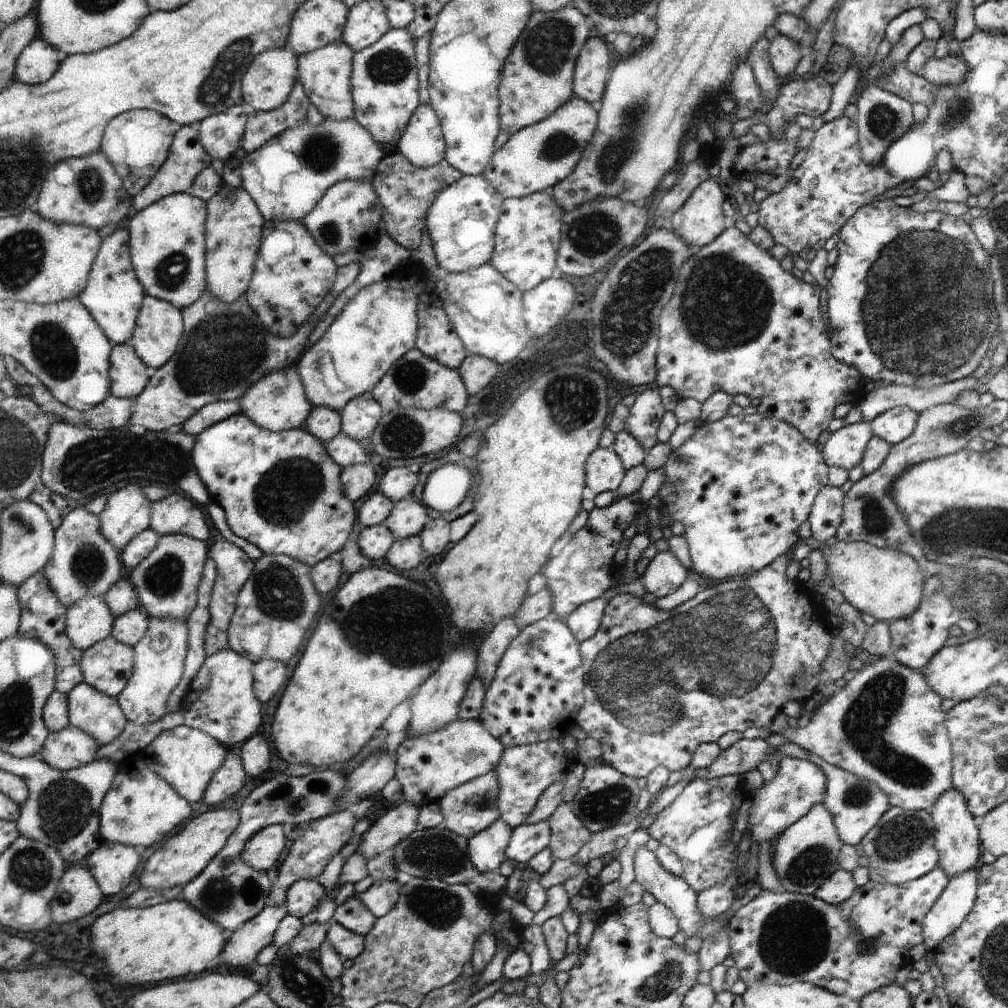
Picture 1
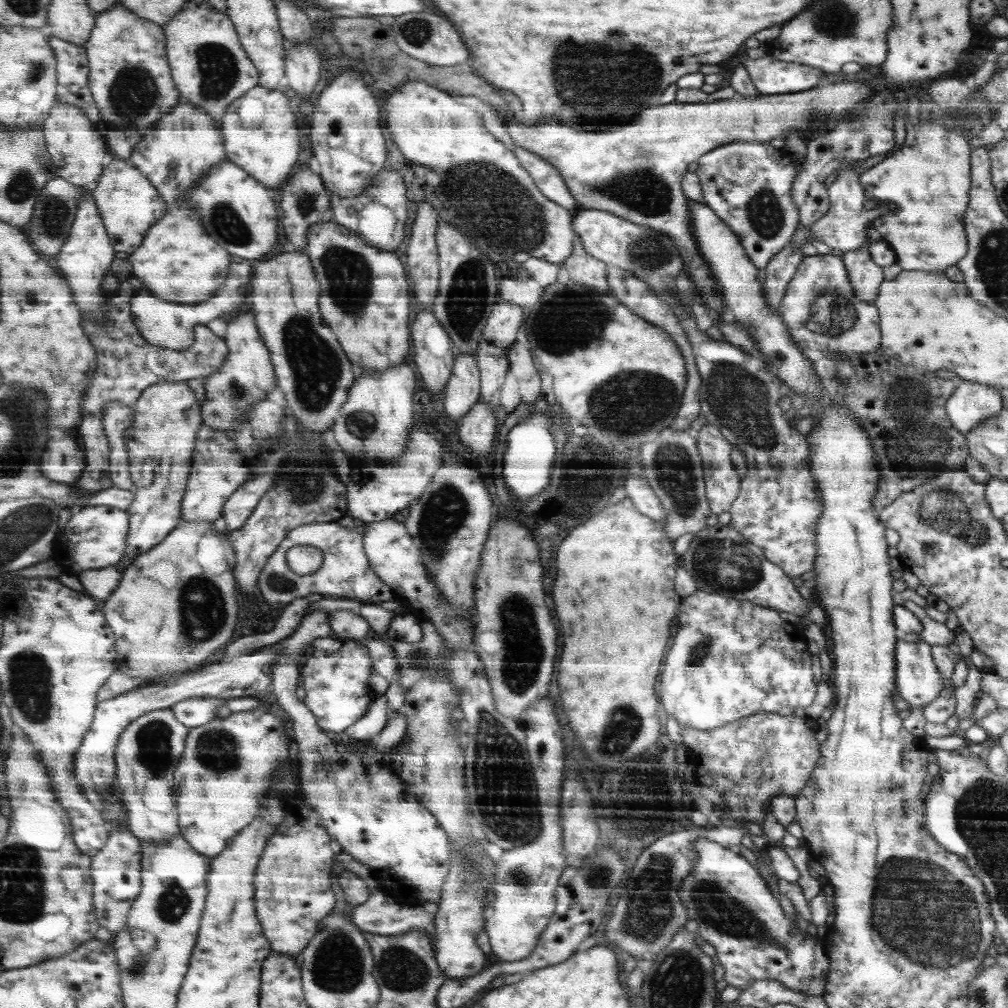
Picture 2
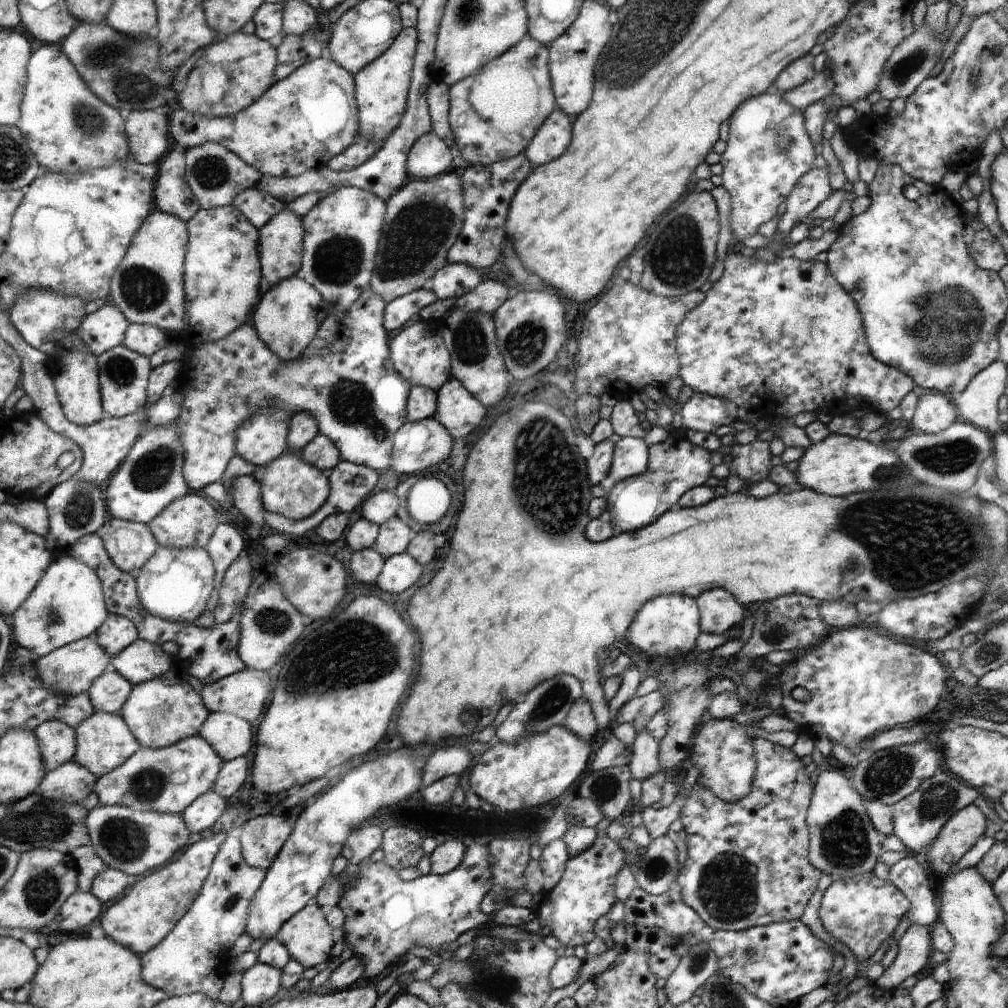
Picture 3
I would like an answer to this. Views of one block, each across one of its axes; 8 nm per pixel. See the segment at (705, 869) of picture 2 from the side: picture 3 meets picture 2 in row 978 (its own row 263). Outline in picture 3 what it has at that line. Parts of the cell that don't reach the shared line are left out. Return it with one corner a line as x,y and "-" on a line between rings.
729,254
727,260
721,264
717,278
713,280
713,286
709,288
709,292
705,294
705,300
701,306
693,308
685,320
679,324
677,328
677,338
675,338
675,348
677,348
677,356
679,356
679,364
681,364
681,372
679,378
683,380
683,386
689,386
693,390
693,394
701,392
707,396
719,396
725,398
729,402
733,402
737,408
741,404
749,404
753,412
757,412
761,418
777,422
777,420
793,420
795,414
799,412
819,412
819,410
827,410
833,412
835,408
843,408
843,412
879,412
879,414
887,414
889,410
893,410
895,406
899,406
905,396
911,392
911,388
915,386
913,378
903,374
899,368
881,364
869,350
869,342
865,338
865,324
863,318
853,302
853,298
837,284
835,276
831,276
827,264
817,262
817,260
809,260
809,262
801,262
797,258
779,258
773,264
765,264
759,262
755,256
751,258
743,258
739,254

